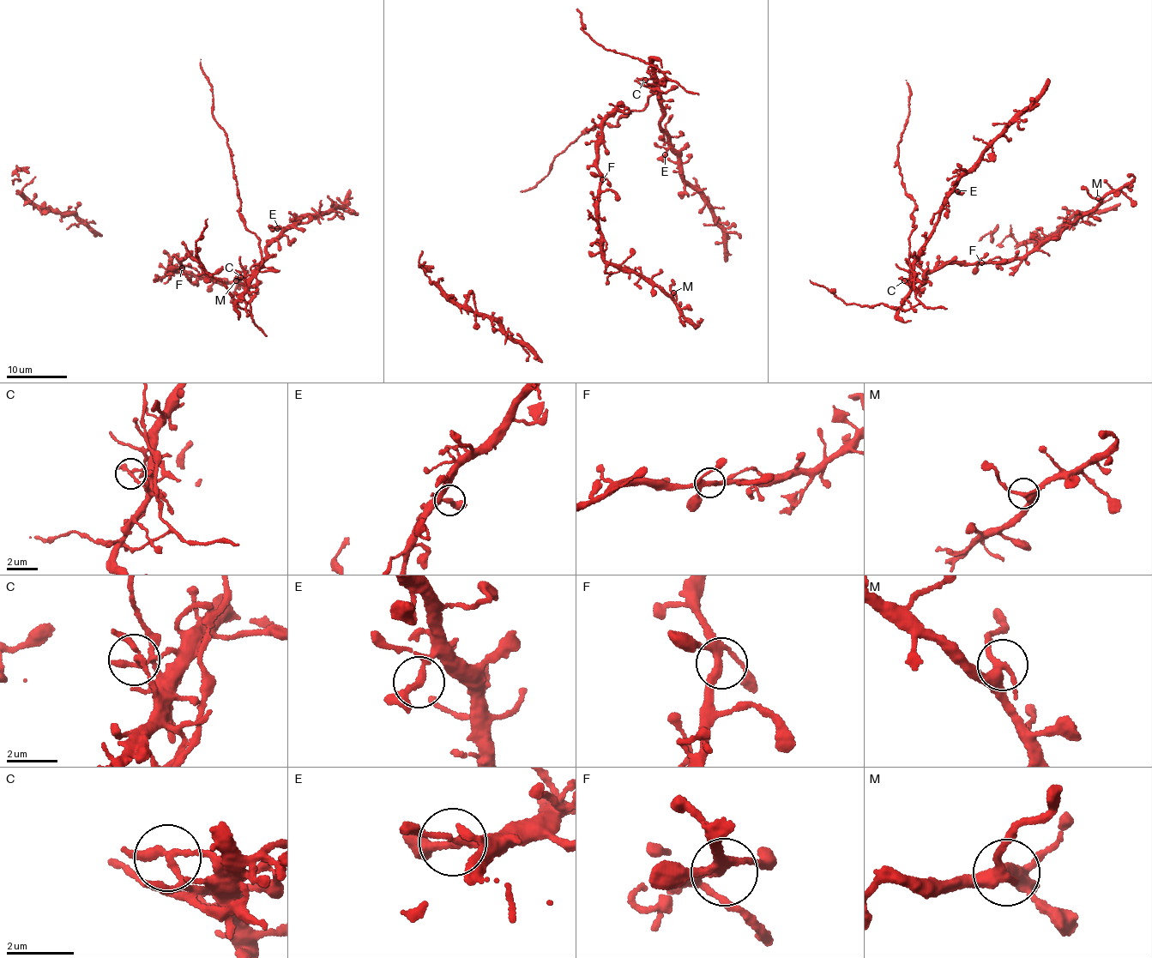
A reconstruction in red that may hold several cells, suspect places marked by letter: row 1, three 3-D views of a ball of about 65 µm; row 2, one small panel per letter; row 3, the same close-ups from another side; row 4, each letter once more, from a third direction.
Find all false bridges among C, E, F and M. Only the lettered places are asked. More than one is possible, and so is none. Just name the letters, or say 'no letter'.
no letter

